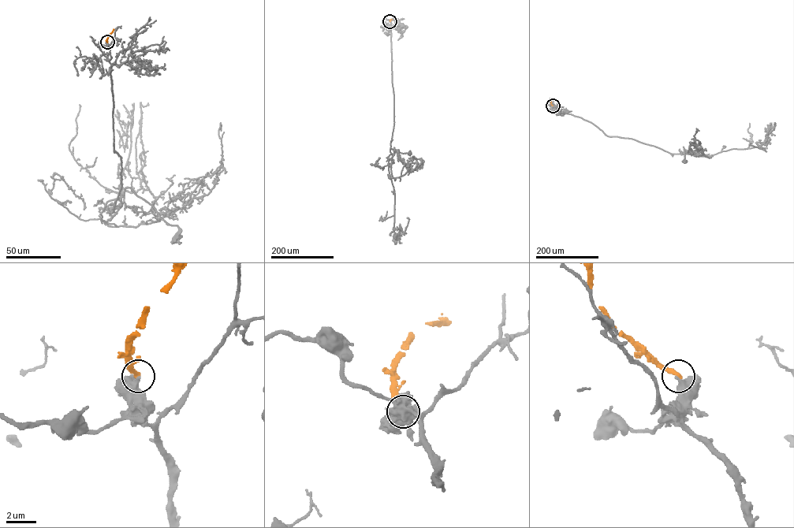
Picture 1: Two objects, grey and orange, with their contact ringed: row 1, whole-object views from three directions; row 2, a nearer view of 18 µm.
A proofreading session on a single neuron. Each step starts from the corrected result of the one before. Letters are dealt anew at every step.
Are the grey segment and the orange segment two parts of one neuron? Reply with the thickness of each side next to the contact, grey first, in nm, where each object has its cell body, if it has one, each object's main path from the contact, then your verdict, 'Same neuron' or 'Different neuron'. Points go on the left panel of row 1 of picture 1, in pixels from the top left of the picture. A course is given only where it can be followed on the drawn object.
Thickness 360 nm (grey) against 320 nm. Soma of grey: (176, 238). Soma of orange: none. Course of grey: (107, 42), (121, 186), (113, 210), (107, 210), (130, 187), (178, 227), (176, 238). Course of orange: (107, 42), (113, 29). Different neuron

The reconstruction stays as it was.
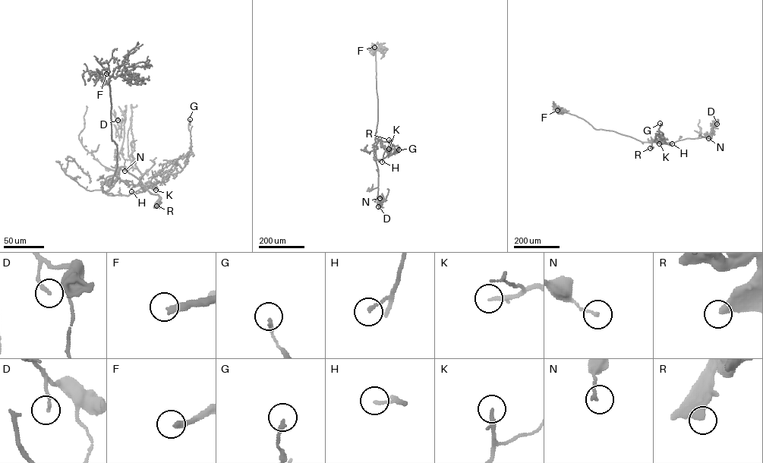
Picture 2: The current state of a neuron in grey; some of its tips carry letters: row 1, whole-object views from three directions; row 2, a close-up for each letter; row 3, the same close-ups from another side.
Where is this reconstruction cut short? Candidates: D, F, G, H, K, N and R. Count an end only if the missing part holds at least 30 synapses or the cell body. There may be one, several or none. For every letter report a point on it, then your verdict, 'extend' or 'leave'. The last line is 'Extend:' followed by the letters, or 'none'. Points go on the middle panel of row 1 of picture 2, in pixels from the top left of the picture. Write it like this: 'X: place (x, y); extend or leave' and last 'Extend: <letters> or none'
D: place (378, 206); leave
F: place (374, 47); extend
G: place (398, 149); leave
H: place (382, 162); extend
K: place (389, 149); extend
N: place (379, 198); leave
R: place (389, 140); leave
Extend: F, H, K

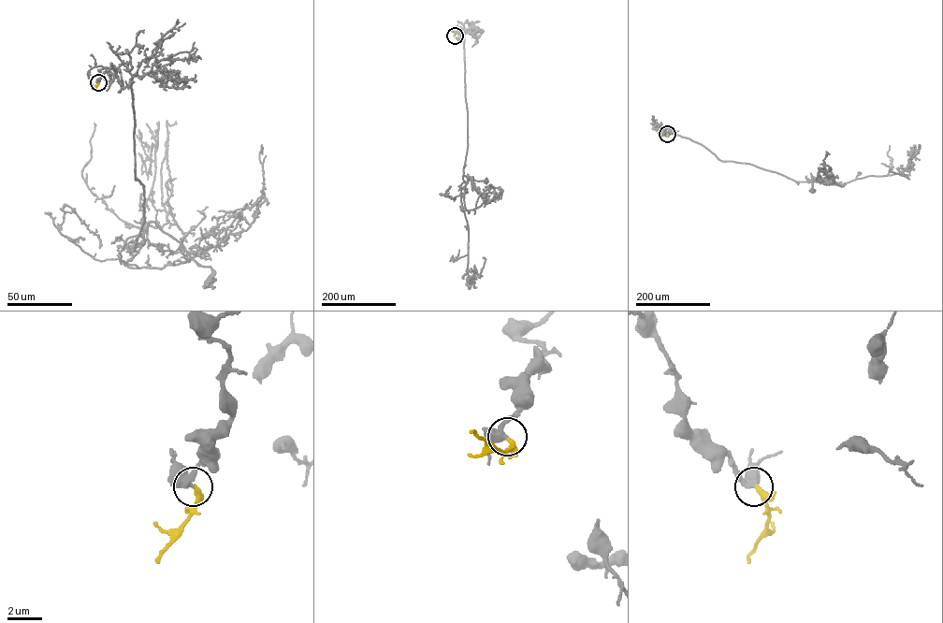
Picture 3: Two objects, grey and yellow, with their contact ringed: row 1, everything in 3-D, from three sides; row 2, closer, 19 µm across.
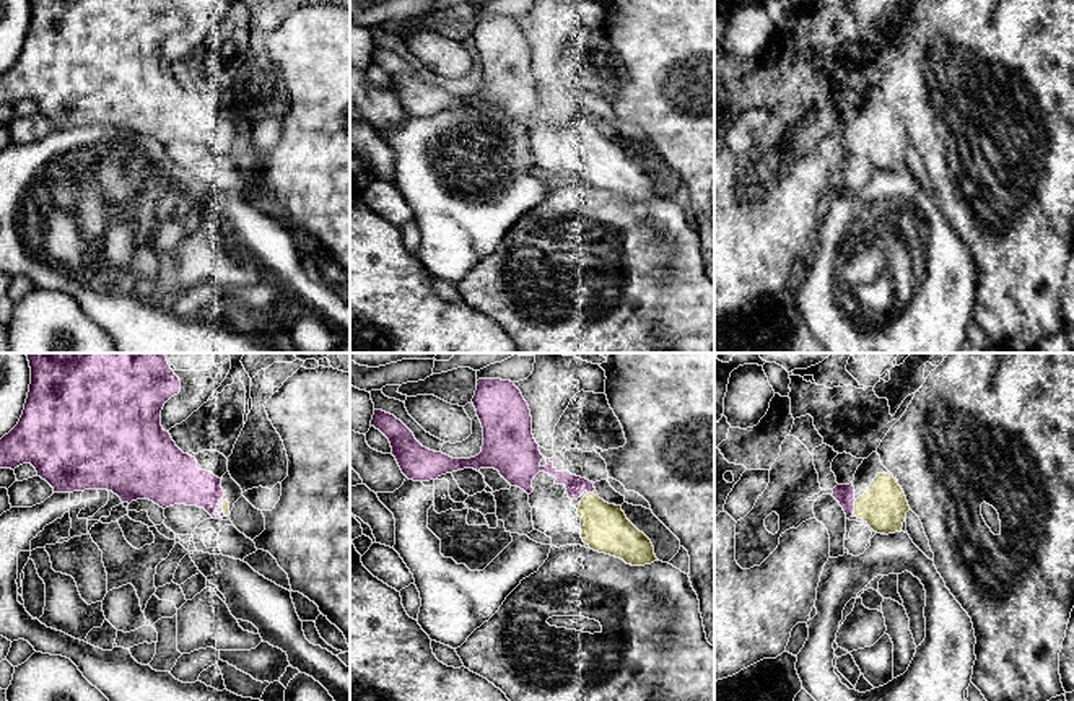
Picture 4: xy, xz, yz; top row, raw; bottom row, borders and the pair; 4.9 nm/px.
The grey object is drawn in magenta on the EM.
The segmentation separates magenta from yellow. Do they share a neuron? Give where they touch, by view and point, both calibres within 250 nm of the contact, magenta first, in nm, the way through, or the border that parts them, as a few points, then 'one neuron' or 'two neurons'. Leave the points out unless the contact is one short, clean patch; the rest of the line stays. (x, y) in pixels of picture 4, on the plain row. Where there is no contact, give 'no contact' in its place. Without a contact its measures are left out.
meets magenta in yz at (853, 140); 100 nm thick on the magenta side, 240 nm on the other; one neuron

